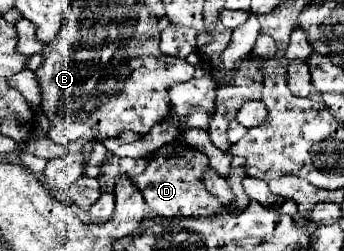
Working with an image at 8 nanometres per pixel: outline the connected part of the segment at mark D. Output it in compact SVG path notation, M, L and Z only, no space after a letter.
M170 145L158 149L148 159L148 165L142 175L134 177L134 185L144 195L148 207L156 211L162 217L206 217L206 215L224 215L224 213L238 213L244 211L250 203L248 195L244 195L244 169L242 167L230 167L230 173L224 177L226 183L232 187L232 193L236 195L236 203L232 207L220 207L220 199L212 197L208 189L204 189L204 179L200 181L200 175L208 171L208 159L206 155L198 153L197 149L188 147L175 148L170 153Z

